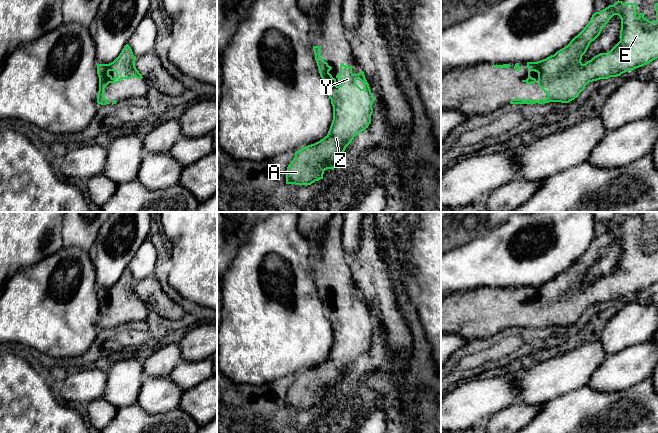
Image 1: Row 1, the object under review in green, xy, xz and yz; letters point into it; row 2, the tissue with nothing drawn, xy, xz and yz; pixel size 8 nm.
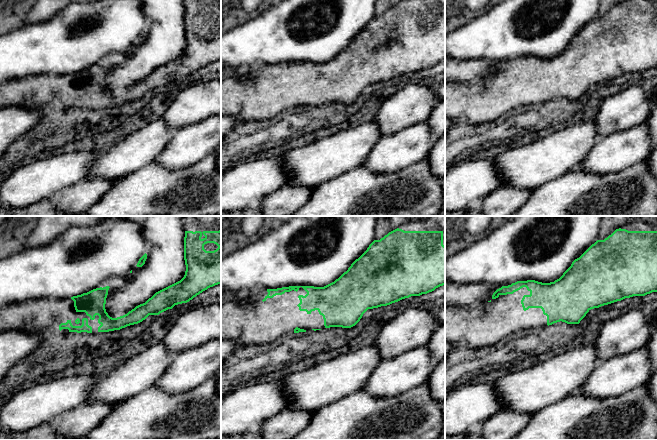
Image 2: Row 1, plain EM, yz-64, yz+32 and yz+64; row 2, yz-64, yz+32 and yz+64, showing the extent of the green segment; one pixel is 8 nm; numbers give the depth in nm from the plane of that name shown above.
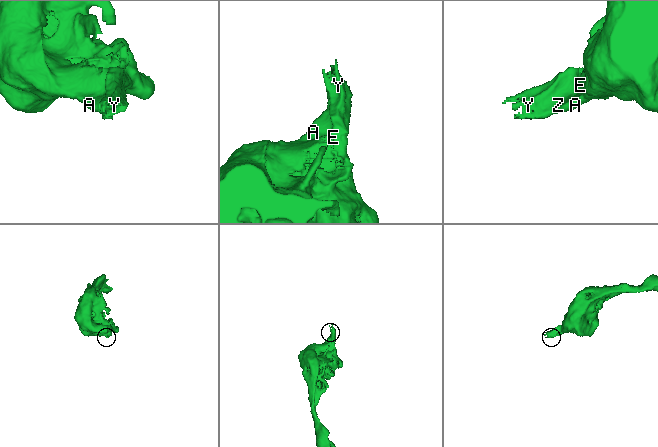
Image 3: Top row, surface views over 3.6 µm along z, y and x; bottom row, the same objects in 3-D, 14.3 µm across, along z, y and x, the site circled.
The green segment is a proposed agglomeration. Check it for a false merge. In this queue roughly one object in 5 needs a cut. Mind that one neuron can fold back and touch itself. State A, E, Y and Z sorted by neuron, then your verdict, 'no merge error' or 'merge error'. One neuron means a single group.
A E Y Z; no merge error

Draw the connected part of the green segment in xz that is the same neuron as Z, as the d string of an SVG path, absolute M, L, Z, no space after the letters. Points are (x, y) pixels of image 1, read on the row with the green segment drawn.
M313 46L313 50L333 106L333 120L323 139L295 152L286 170L286 184L307 186L323 179L324 171L334 170L346 147L371 123L375 97L364 72L353 74L351 66L341 63L340 73L333 78L329 73L332 67L320 56L320 47Z

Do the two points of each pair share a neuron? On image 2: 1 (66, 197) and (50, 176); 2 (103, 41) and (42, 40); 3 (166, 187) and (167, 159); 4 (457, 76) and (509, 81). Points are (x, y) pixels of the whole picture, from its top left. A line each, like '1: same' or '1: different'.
1: different
2: same
3: different
4: different

